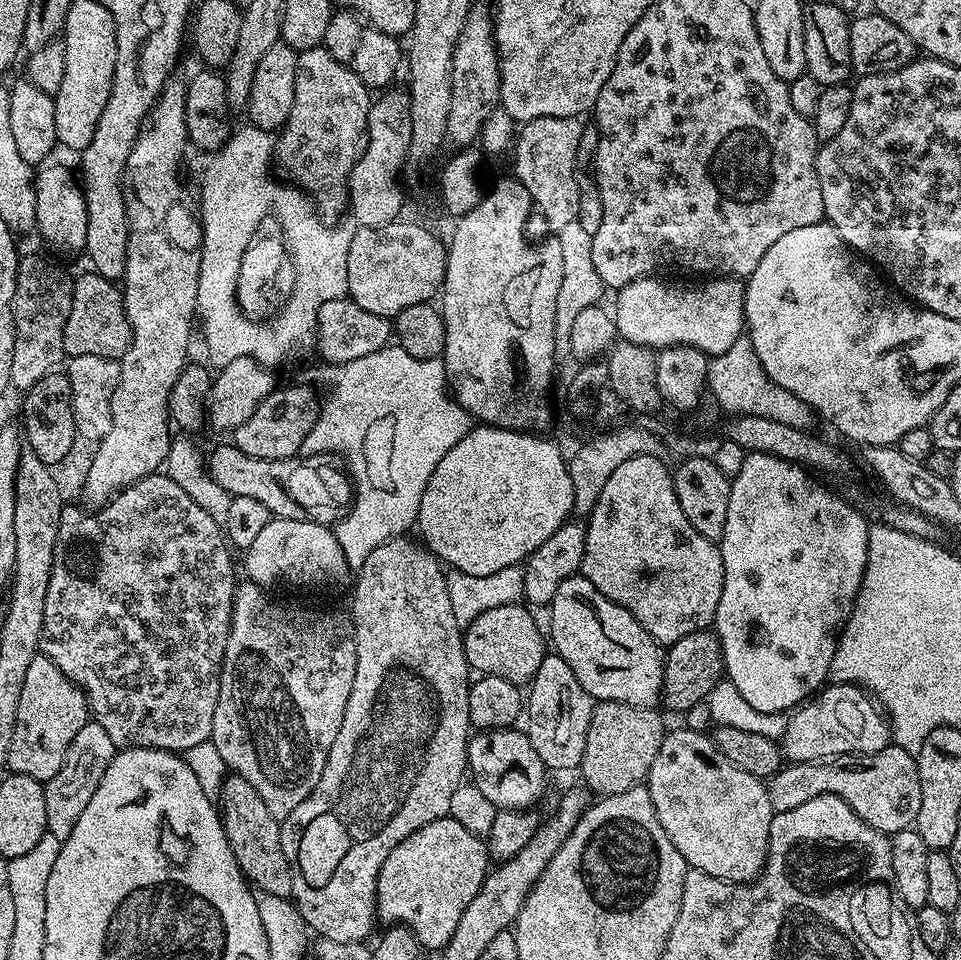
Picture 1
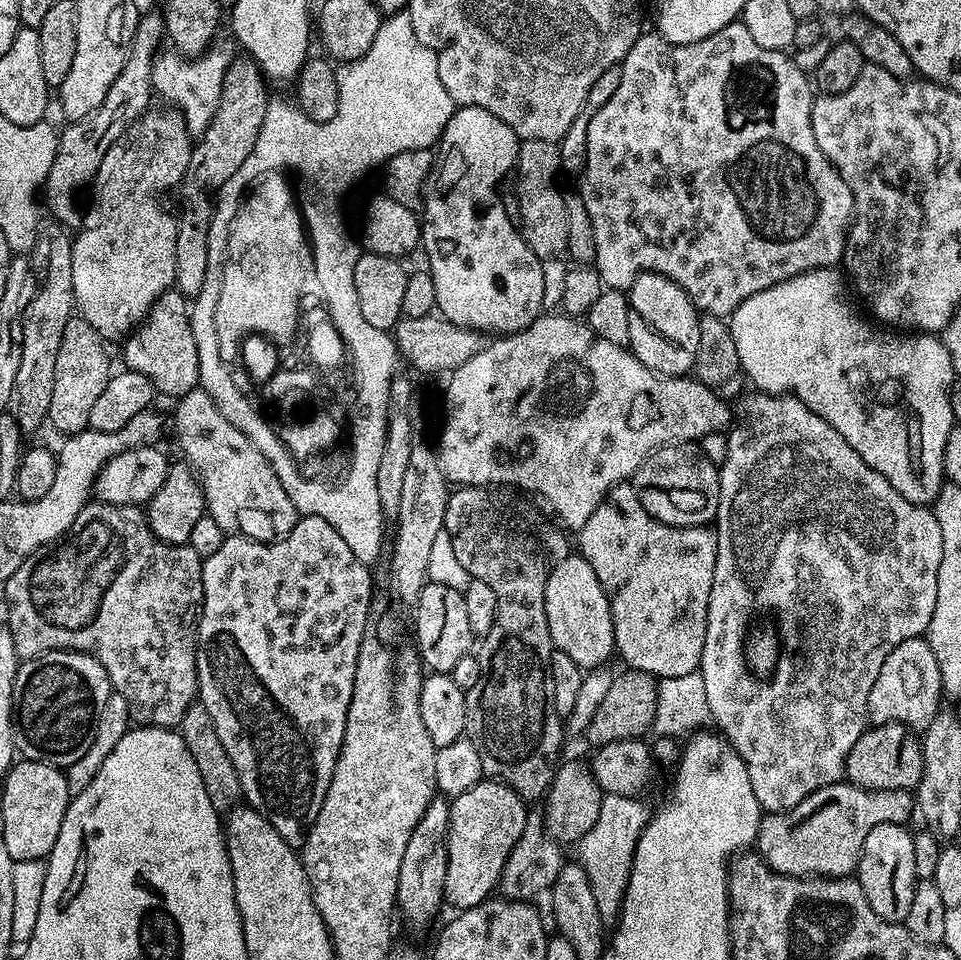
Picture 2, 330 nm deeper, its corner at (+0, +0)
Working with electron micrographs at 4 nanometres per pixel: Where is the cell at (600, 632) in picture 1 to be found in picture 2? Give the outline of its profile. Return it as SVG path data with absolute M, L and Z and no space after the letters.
M569 554L550 574L546 582L546 622L550 626L550 638L555 651L574 658L574 662L582 670L591 670L607 663L608 658L616 652L616 639L614 638L614 622L608 595L602 590L602 582L598 582L598 574L590 567L590 562L579 554Z

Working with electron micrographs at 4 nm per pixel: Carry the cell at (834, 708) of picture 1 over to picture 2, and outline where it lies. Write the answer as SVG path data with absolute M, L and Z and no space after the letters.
M915 636L890 650L886 662L882 662L874 690L870 690L868 719L873 725L904 724L913 730L925 730L942 708L940 696L942 678L938 658L930 650L927 639Z

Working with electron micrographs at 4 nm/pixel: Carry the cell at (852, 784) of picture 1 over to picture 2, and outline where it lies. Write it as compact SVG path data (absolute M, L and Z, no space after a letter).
M841 782L814 790L798 806L760 817L755 851L774 872L801 878L848 878L860 867L866 834L883 824L907 825L914 816L914 796L908 790L866 790Z

